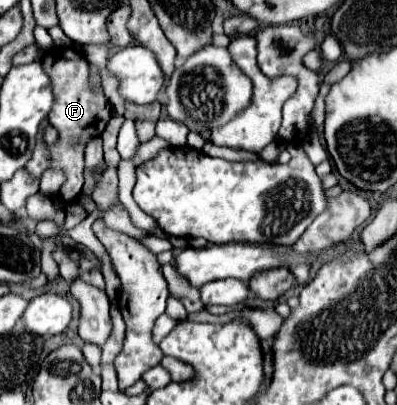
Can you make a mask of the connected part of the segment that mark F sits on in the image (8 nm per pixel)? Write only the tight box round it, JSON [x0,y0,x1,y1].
[42,47,112,203]

